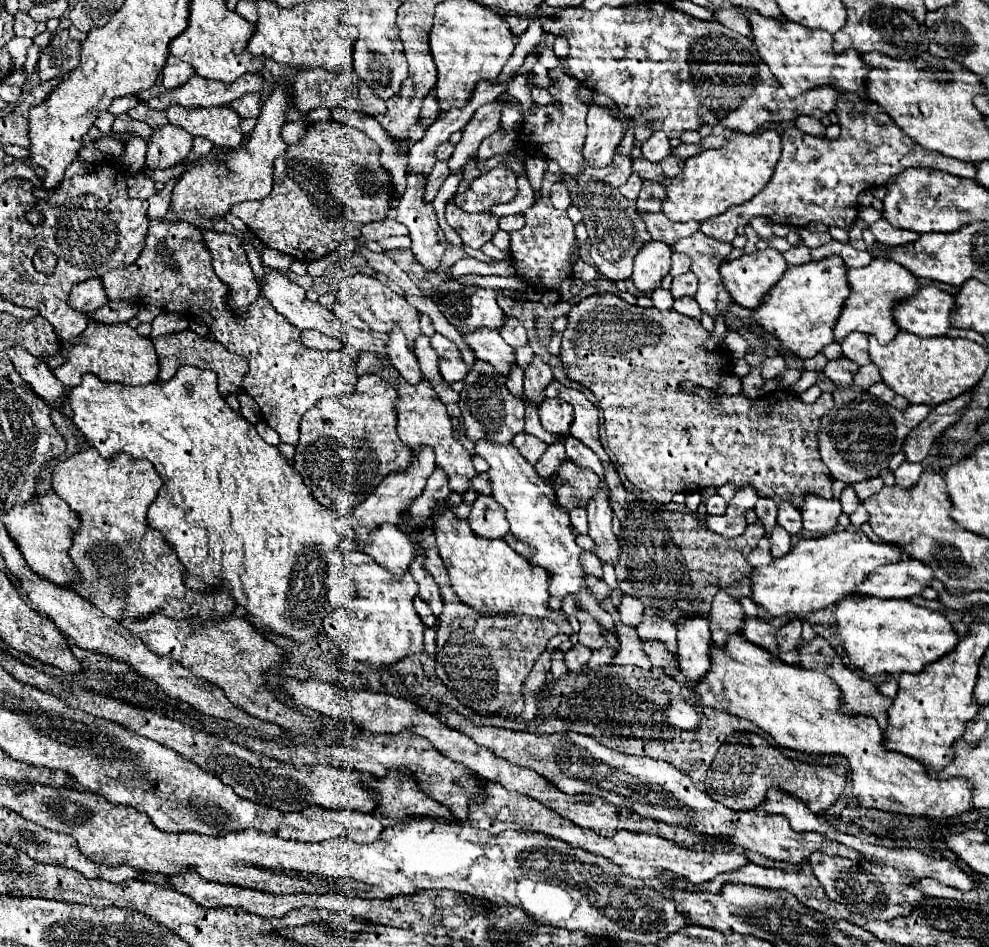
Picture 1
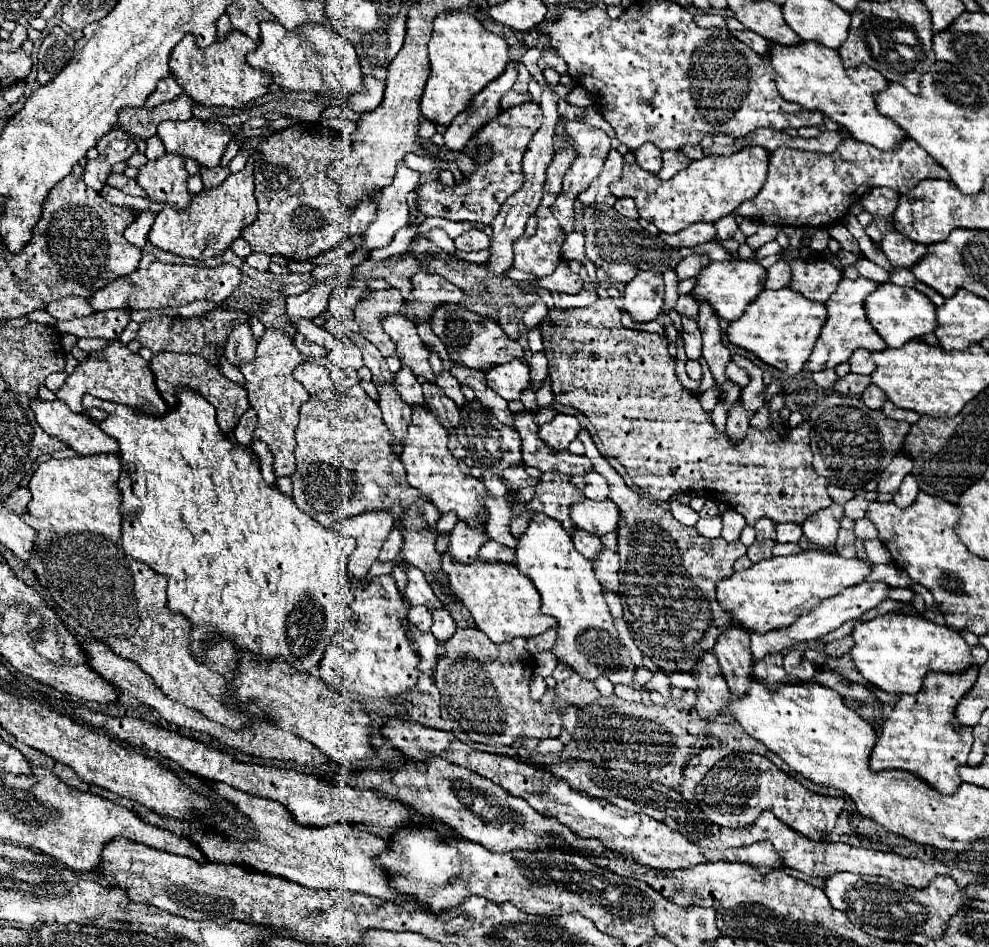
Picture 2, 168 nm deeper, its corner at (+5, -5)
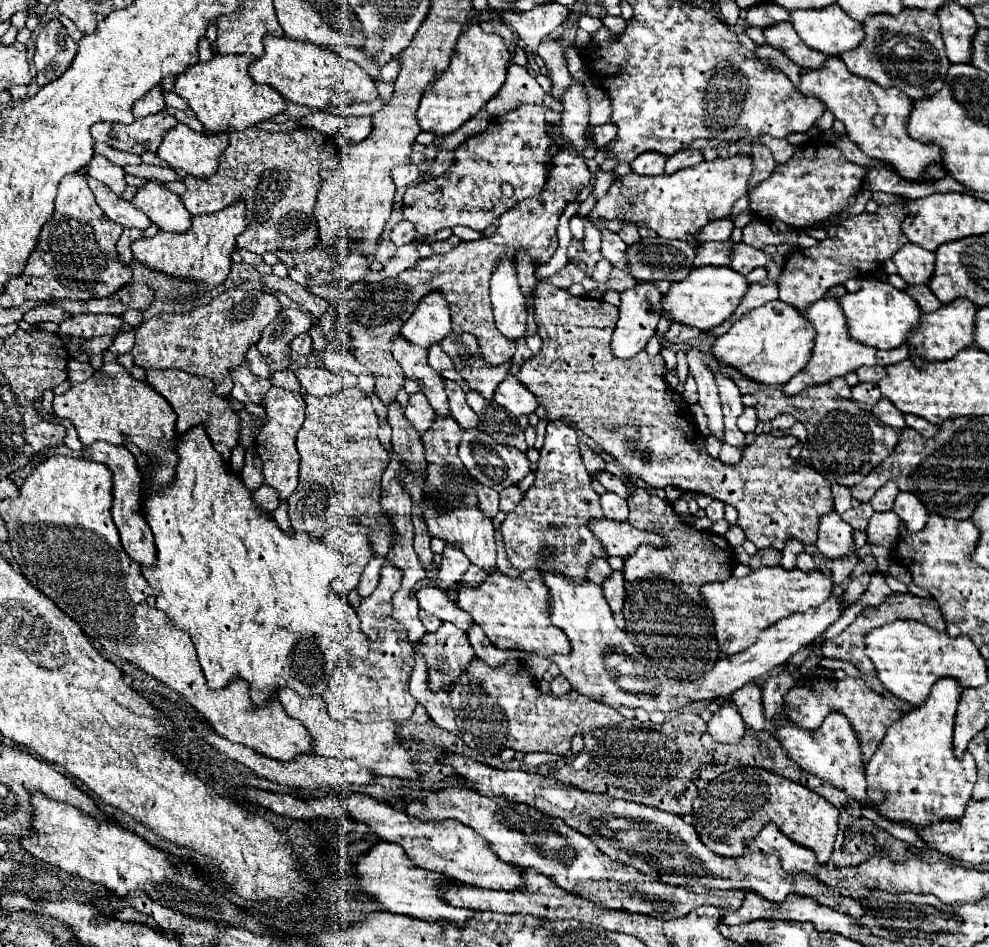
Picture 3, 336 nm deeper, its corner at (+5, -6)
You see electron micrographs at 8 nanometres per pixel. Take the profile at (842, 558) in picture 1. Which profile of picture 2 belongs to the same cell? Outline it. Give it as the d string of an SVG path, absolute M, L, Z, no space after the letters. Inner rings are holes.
M807 549L799 555L771 557L733 573L717 585L717 601L723 609L733 613L733 623L749 631L767 633L787 623L795 623L799 615L807 615L811 607L817 607L823 599L837 595L841 587L865 581L873 571L873 565L863 559L847 559L827 549Z

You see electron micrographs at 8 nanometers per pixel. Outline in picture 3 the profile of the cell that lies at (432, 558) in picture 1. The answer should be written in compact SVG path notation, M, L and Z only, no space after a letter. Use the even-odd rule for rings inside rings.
M343 388L323 398L303 394L305 422L297 434L301 454L299 486L289 496L289 520L295 532L321 538L327 530L345 524L363 524L371 532L375 556L387 556L393 546L391 522L381 514L381 474L387 468L387 452L377 440L377 416L371 400L357 388Z

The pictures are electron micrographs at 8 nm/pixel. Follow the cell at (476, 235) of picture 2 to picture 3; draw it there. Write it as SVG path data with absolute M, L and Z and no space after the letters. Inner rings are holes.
M451 236L449 240L443 240L443 242L431 242L431 248L433 248L433 254L445 254L445 252L449 252L451 248L455 248L457 244L459 244L461 240L457 238L457 236Z

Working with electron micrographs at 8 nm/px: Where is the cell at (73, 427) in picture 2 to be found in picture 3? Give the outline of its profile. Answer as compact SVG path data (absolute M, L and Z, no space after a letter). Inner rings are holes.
M95 442L91 448L85 448L83 450L85 458L91 458L95 462L101 462L105 464L111 474L113 474L113 506L111 506L111 516L113 516L113 522L119 530L119 536L121 536L121 544L123 544L123 550L127 552L127 556L143 566L151 566L155 564L155 542L153 542L153 532L149 528L149 524L145 522L143 516L139 516L139 484L141 484L141 474L139 474L139 468L135 464L135 456L127 450L127 448L121 448L121 446L111 446L111 444L105 444L105 442Z

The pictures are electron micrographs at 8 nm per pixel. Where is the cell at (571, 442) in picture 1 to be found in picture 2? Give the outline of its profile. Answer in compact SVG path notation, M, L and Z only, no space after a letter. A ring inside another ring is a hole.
M587 471L587 473L583 473L583 479L585 479L585 489L583 489L583 493L585 493L589 499L607 499L607 495L609 495L607 481L605 481L597 471Z

